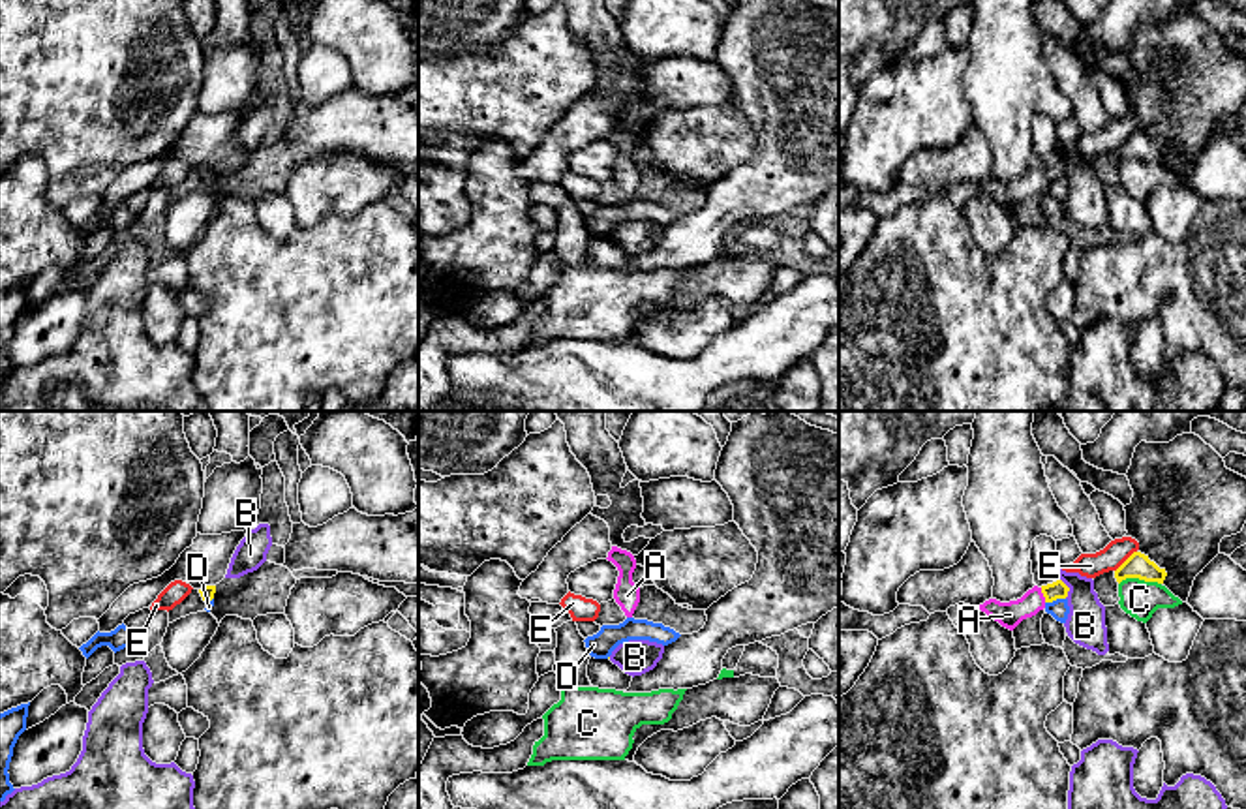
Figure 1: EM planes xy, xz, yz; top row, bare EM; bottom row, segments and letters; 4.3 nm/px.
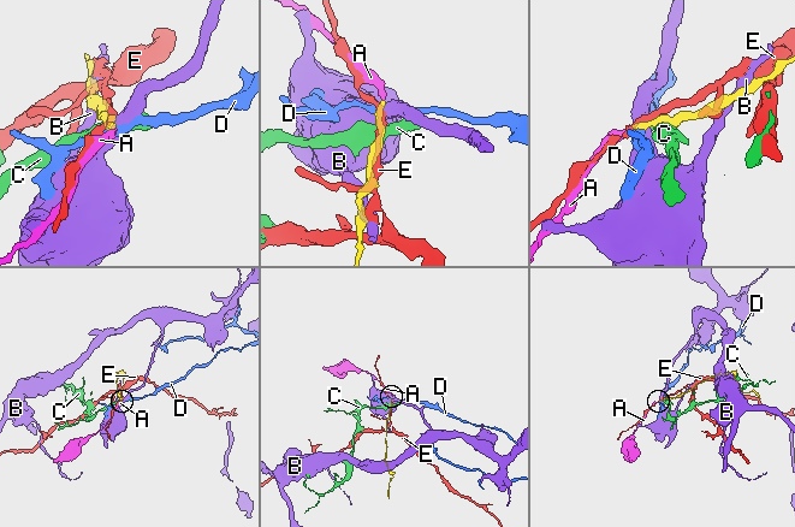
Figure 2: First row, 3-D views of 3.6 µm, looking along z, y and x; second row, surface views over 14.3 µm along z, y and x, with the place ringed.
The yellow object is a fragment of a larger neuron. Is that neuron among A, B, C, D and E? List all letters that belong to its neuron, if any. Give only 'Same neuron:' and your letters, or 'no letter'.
Same neuron: A

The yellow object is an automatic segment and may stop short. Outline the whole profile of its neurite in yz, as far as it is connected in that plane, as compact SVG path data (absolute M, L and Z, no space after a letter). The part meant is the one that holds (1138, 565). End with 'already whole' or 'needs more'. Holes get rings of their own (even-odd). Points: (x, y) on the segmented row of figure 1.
M1133 552L1117 571L1115 578L1120 584L1126 578L1139 578L1145 582L1163 584L1167 572L1160 569L1148 556L1141 552Z; already whole

